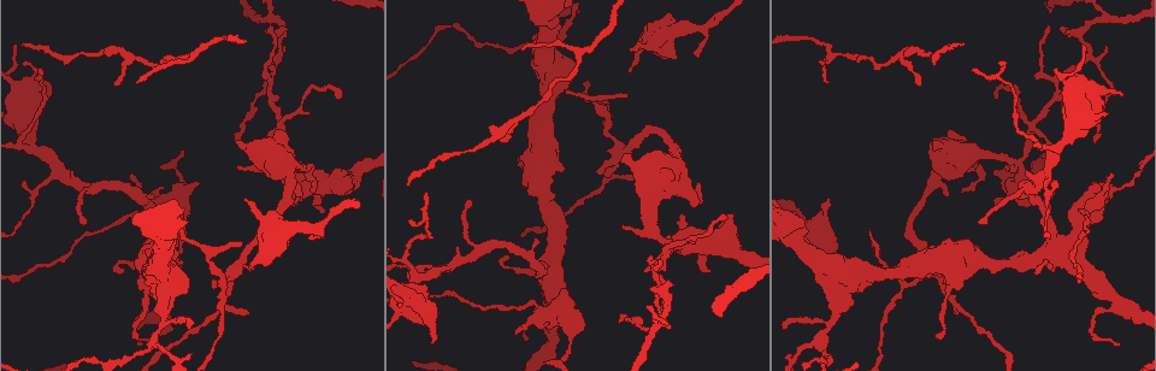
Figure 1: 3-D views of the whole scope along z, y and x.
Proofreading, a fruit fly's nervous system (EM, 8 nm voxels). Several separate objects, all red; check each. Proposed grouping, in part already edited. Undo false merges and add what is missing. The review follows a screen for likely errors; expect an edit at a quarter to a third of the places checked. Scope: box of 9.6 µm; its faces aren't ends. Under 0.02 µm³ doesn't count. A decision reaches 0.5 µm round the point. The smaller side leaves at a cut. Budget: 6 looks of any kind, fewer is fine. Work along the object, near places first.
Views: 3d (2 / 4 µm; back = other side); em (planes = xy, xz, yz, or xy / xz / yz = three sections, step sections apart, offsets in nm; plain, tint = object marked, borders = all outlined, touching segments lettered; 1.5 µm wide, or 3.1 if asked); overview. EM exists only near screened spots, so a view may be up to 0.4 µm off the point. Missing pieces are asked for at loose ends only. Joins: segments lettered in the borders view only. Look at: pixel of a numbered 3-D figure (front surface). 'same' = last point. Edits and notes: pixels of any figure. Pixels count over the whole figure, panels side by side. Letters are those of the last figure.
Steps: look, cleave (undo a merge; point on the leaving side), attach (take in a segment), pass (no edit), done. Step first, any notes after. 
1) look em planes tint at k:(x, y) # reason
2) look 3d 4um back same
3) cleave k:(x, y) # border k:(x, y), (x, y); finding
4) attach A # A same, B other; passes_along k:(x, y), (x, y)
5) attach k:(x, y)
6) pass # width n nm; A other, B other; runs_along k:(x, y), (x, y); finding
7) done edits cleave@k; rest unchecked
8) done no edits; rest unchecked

look 3d 2um at 1:(425, 192) # thin end

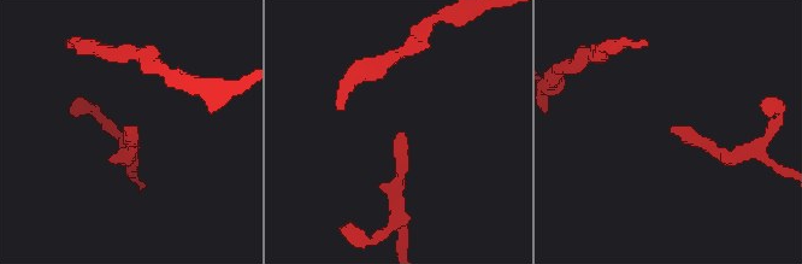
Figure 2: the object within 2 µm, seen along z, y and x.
look em xz step 4 tint at 2:(400, 134) # need the tissue

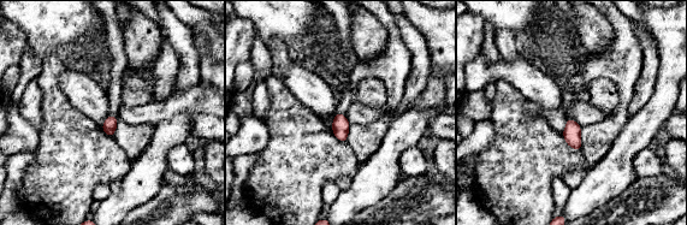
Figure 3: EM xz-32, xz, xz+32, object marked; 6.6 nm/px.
look em planes borders same # cut it another way

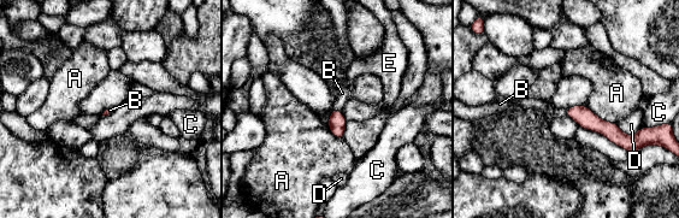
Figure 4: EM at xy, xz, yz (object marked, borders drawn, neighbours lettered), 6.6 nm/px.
attach B # longest_contact A 240 nm; A other, B same, C other, D other, E other; it goes on there

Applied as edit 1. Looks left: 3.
look em planes plain at 1:(941, 142) # branch stops here

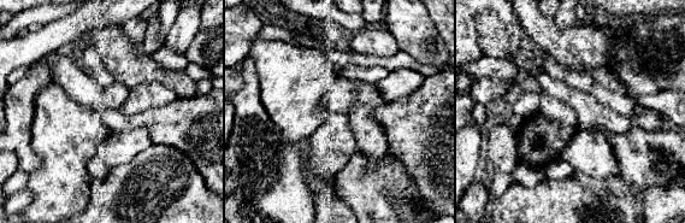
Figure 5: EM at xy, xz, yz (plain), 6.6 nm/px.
look em planes tint same

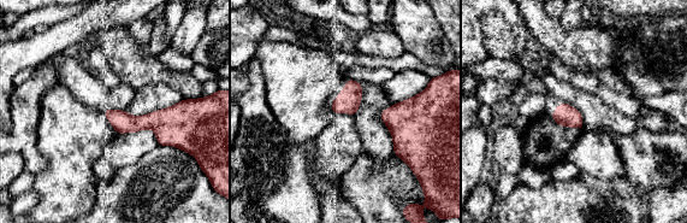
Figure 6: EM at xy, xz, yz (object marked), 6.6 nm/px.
look em planes borders same

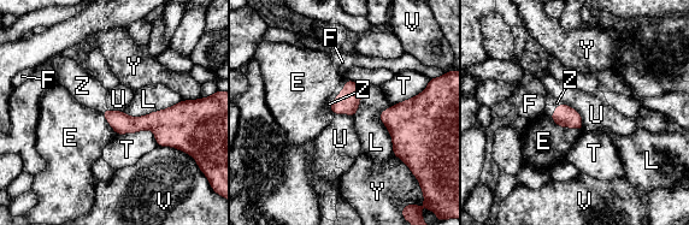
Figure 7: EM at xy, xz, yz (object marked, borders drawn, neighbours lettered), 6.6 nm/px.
attach Z # E other, F other, L other, T other, U other, V other, Y other, Z same; the neuron continues

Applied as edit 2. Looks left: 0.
done edits attach@4, attach@7; rest unchecked

